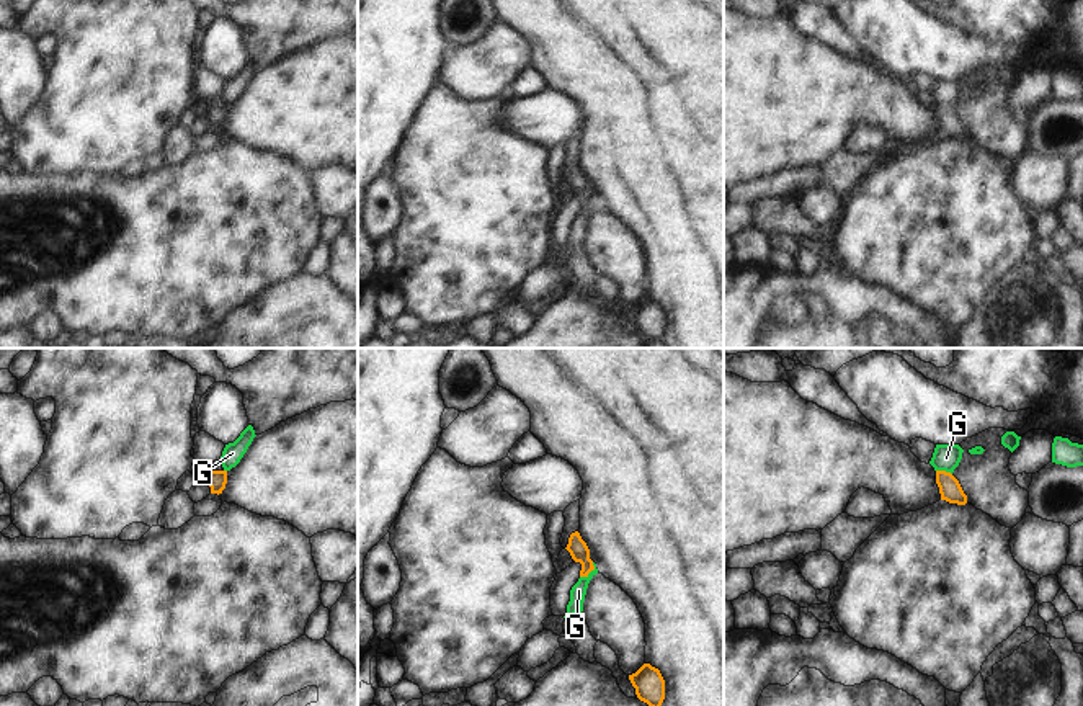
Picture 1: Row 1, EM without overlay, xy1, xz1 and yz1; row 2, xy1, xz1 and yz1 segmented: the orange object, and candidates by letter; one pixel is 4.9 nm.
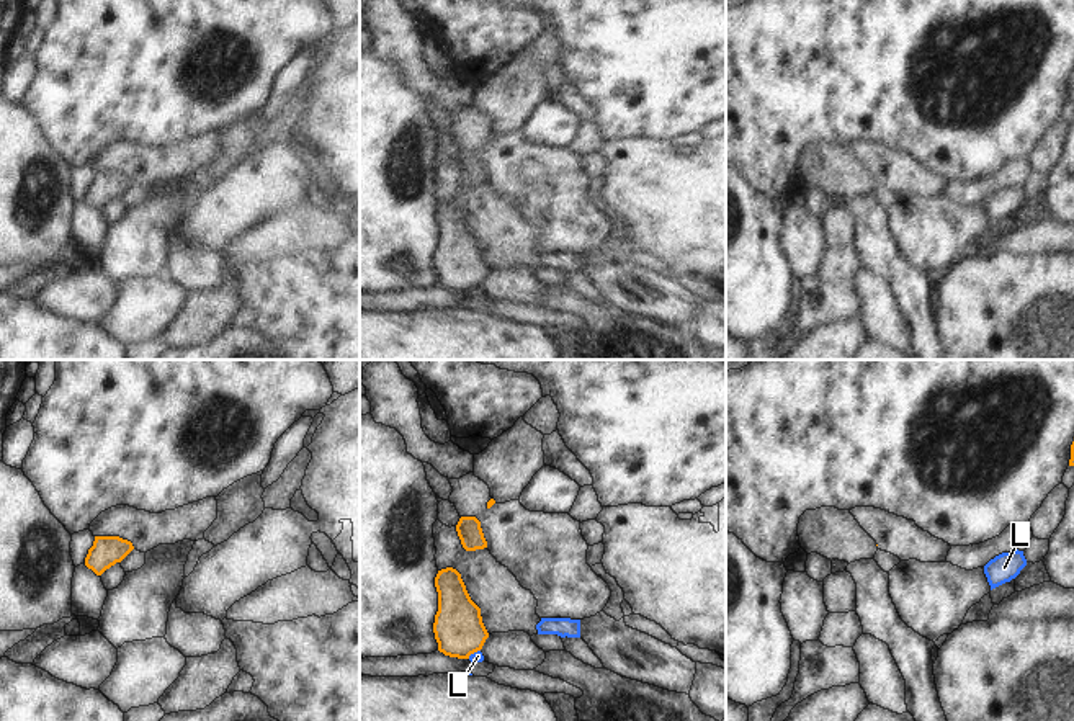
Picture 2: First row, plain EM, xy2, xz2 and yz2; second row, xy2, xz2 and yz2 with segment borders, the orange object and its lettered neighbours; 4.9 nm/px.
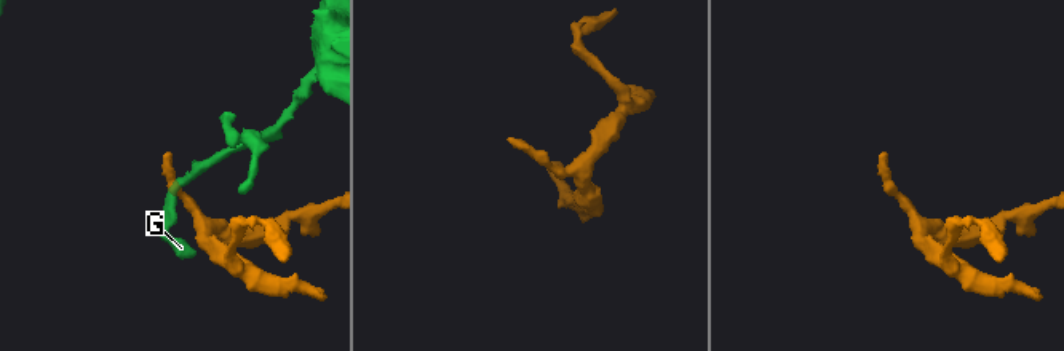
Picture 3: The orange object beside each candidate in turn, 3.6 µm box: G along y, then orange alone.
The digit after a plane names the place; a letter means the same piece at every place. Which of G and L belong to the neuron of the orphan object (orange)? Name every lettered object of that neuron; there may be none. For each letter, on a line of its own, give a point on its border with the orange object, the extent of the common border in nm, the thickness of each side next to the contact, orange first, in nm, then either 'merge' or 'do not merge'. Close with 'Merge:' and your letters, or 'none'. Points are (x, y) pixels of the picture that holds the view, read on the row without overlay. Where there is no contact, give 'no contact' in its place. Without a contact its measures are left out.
G: xz1 (588, 206) | 100 nm | 90/80 nm | do not merge
L: xz2 (473, 286) | 80 nm | 240/50 nm | do not merge
Merge: none

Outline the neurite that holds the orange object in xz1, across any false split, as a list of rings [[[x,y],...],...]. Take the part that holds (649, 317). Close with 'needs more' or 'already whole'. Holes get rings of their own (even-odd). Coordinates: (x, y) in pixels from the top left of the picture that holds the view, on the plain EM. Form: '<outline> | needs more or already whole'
[[[644,297],[635,307],[629,309],[635,328],[648,342],[658,343],[665,333],[665,314],[658,302]]] | already whole

